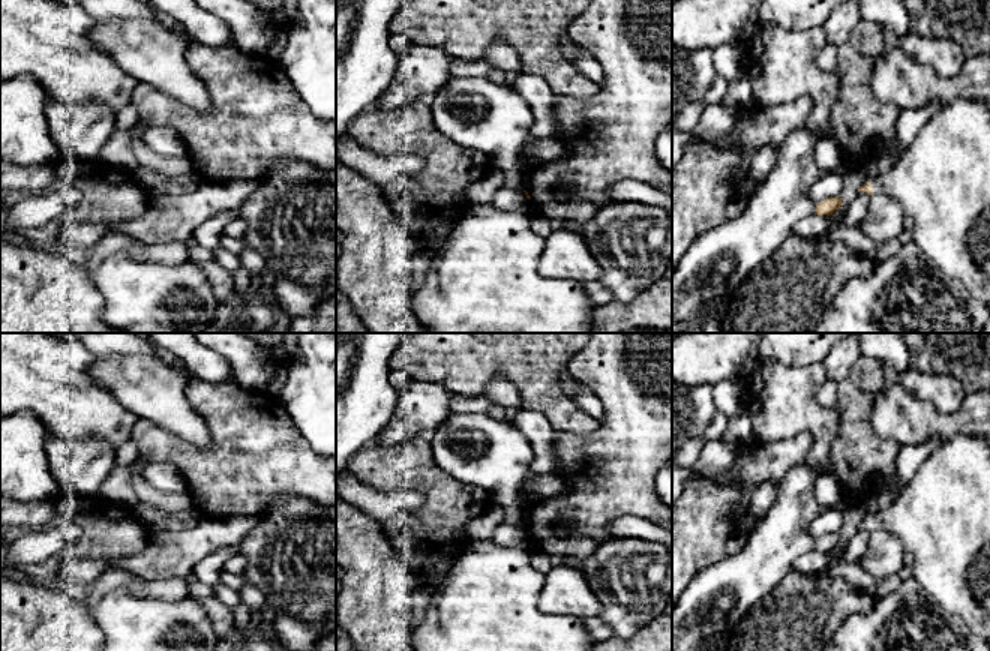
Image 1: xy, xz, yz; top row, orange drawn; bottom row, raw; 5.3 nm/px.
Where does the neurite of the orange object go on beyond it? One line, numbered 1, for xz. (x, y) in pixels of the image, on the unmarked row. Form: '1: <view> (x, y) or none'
1: none

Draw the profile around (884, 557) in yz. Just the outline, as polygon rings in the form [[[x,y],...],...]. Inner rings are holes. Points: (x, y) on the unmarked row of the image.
[[[873,528],[860,566],[879,579],[892,576],[903,567],[904,552],[902,542],[894,534]]]

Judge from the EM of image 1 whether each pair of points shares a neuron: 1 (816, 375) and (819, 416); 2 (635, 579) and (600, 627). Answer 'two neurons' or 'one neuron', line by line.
1: one neuron
2: two neurons

